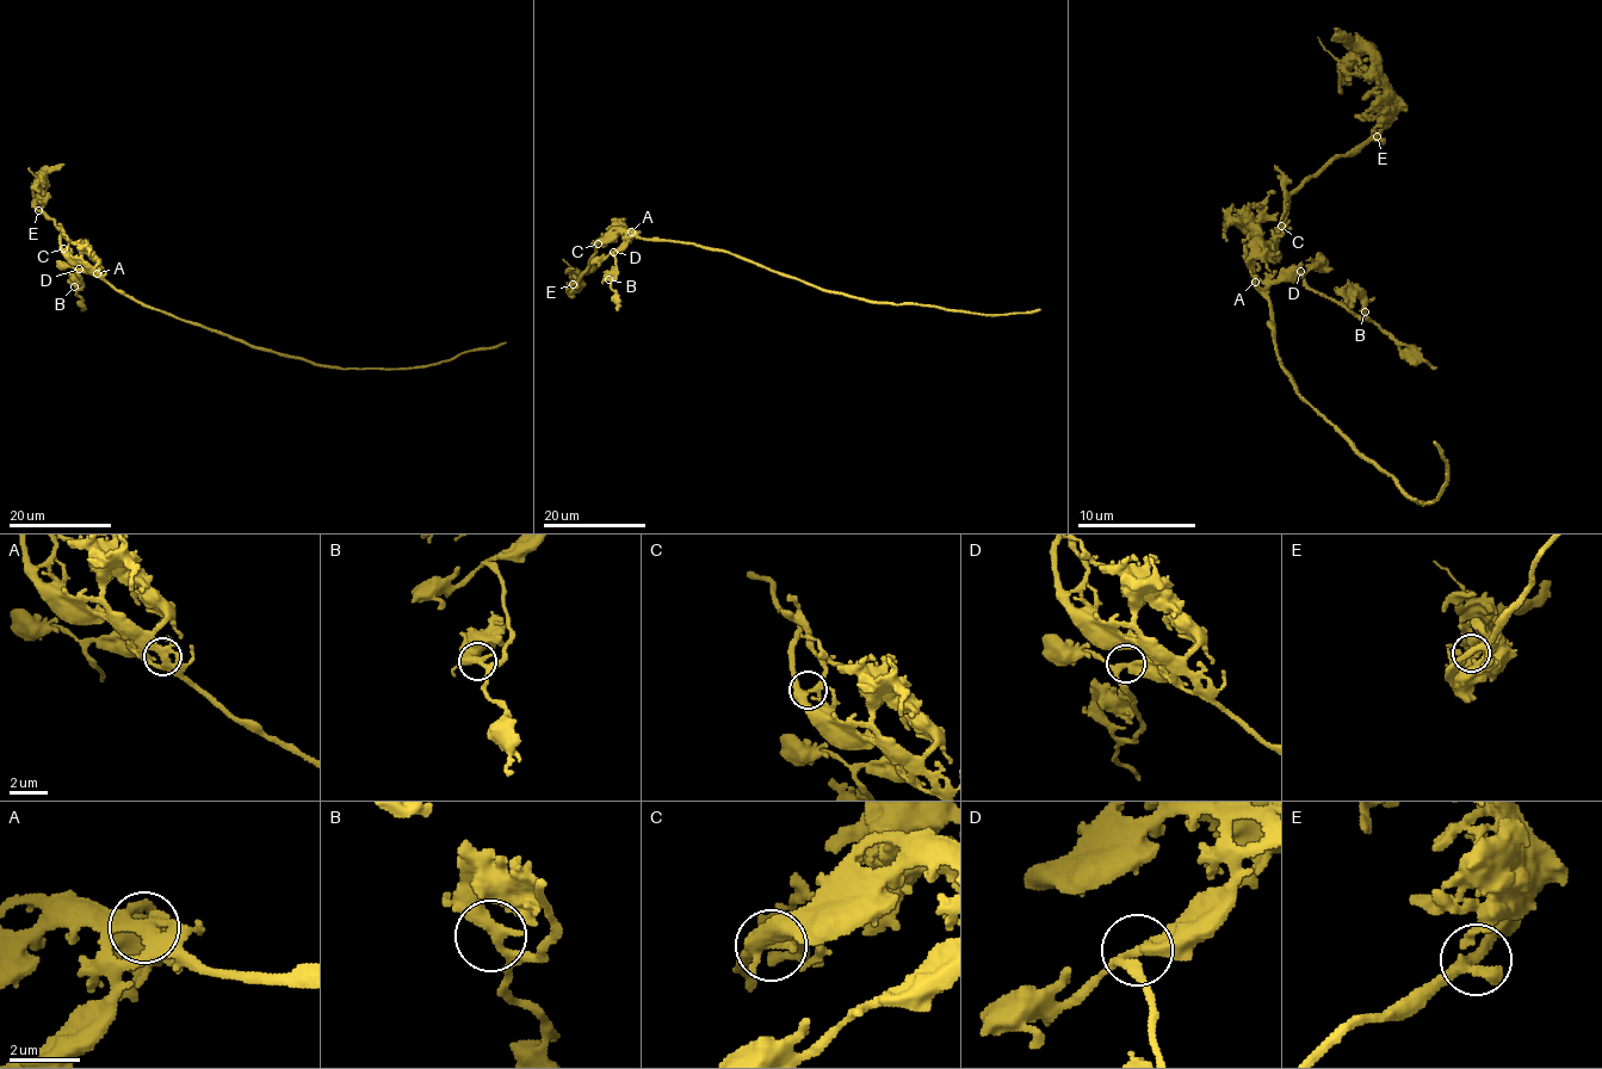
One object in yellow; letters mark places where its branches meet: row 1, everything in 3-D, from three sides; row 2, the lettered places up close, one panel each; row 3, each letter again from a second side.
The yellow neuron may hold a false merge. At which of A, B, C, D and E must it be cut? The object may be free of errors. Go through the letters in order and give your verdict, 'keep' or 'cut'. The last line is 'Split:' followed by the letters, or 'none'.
A: keep
B: keep
C: keep
D: cut
E: keep
Split: D

